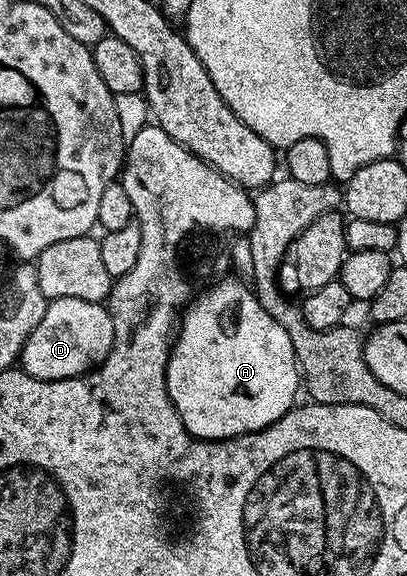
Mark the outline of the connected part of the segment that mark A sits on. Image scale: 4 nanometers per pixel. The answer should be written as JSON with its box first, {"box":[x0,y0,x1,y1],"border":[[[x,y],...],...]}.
{"box":[167,275,301,441],"border":[[[227,275],[216,280],[210,286],[212,289],[208,293],[200,292],[182,310],[181,320],[178,322],[177,332],[171,346],[171,357],[167,360],[167,394],[169,399],[173,399],[173,407],[177,407],[177,415],[181,415],[181,423],[185,423],[191,436],[200,441],[227,441],[231,437],[240,437],[242,433],[252,433],[258,429],[269,427],[292,409],[297,401],[295,396],[301,393],[301,370],[293,351],[293,339],[289,339],[289,331],[285,331],[285,327],[281,327],[281,323],[277,323],[277,319],[273,319],[273,315],[269,315],[269,311],[265,311],[265,307],[261,307],[261,303],[255,297],[254,288],[248,282],[246,285],[245,282],[238,281],[238,279],[243,279],[231,276]]]}

